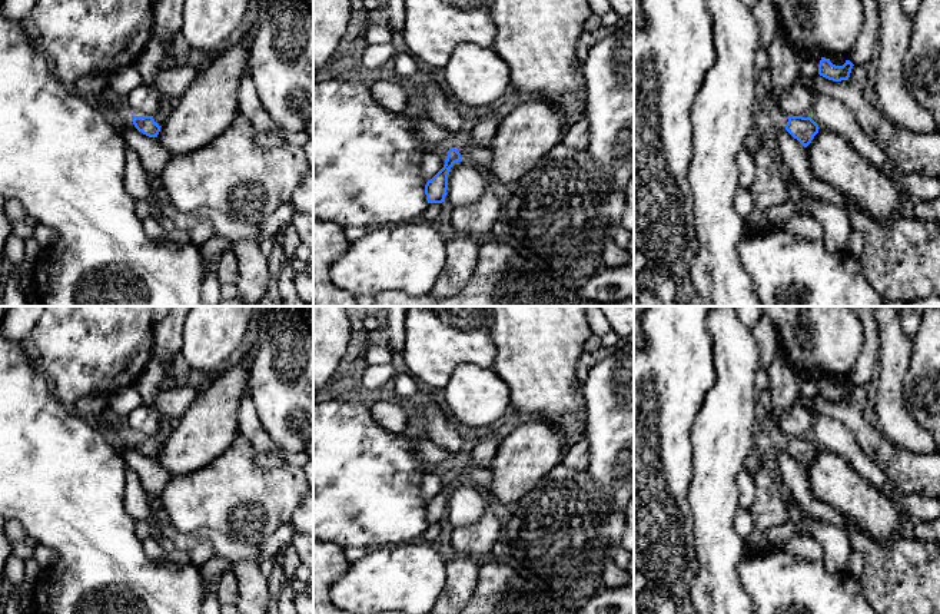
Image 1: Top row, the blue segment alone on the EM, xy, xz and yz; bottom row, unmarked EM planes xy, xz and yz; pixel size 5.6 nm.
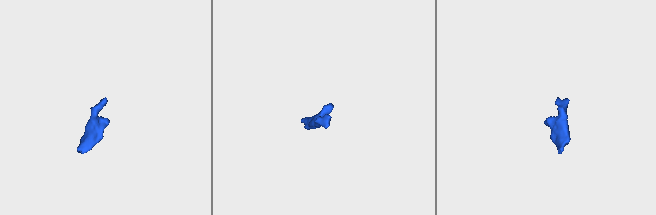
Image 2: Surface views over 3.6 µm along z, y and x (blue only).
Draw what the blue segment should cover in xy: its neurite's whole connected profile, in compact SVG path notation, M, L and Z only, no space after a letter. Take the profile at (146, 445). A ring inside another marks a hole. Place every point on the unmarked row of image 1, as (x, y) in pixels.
M166 416L162 419L162 425L153 437L132 437L134 448L149 458L157 458L162 445L172 434L175 422Z

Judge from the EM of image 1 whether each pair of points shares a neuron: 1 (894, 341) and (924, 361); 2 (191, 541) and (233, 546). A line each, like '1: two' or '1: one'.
1: two
2: one

